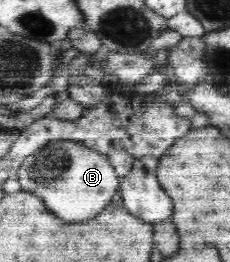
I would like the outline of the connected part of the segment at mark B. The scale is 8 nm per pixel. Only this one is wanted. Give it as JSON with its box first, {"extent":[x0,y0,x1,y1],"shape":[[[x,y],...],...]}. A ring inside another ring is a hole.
{"extent":[18,140,120,222],"shape":[[[72,140],[47,143],[27,156],[18,170],[22,191],[33,192],[43,198],[49,212],[61,216],[65,222],[85,222],[103,212],[120,189],[120,177],[108,157]]]}

